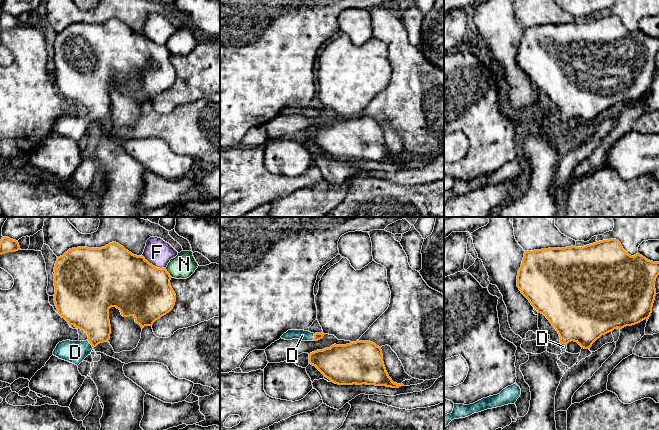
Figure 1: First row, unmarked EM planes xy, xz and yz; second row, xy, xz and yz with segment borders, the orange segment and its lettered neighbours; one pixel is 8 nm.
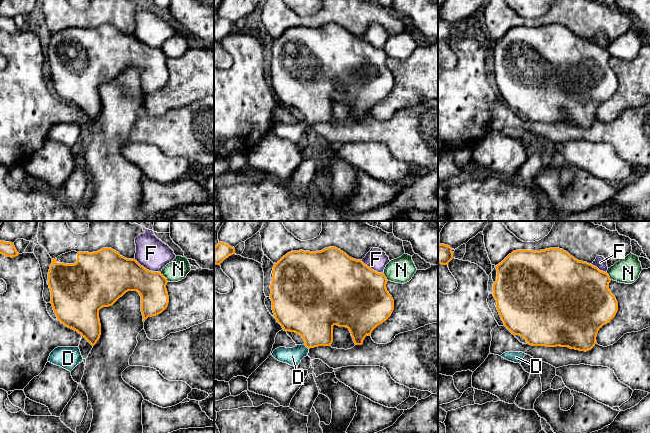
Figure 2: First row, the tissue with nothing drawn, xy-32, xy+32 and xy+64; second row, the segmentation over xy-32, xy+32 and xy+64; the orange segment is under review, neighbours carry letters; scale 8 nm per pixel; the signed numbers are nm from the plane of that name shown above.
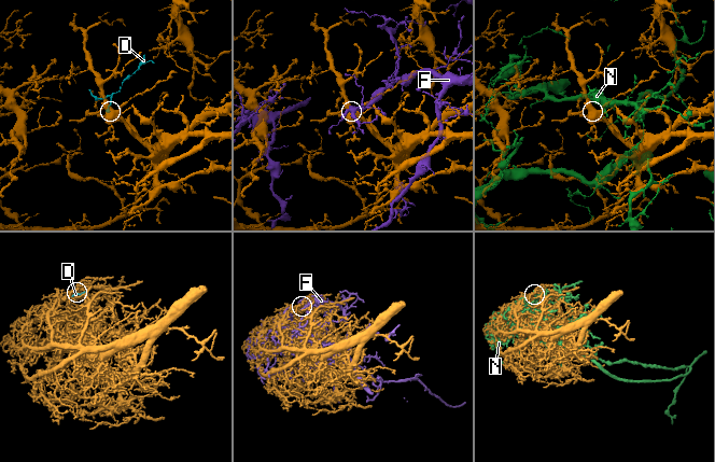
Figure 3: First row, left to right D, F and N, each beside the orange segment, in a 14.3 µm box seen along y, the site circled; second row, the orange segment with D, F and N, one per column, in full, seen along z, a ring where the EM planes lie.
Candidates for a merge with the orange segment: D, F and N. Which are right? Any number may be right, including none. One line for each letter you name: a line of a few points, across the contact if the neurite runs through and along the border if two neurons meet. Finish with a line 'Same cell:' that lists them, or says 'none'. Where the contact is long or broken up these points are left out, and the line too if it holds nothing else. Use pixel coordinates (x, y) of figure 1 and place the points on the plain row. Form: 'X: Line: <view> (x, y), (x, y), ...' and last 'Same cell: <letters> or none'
D: Line: xy (89, 87), (89, 118), (82, 125), (75, 128)
Same cell: D

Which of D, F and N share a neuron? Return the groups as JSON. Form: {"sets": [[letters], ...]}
{"sets": [["D"], ["F"], ["N"]]}

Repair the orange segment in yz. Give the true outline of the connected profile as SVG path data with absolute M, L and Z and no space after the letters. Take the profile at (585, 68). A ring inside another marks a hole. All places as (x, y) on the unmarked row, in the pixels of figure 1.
M609 15L584 23L525 27L517 63L556 105L563 130L571 117L590 125L602 111L648 95L658 51L659 38L650 37L639 29L631 32L618 16Z

